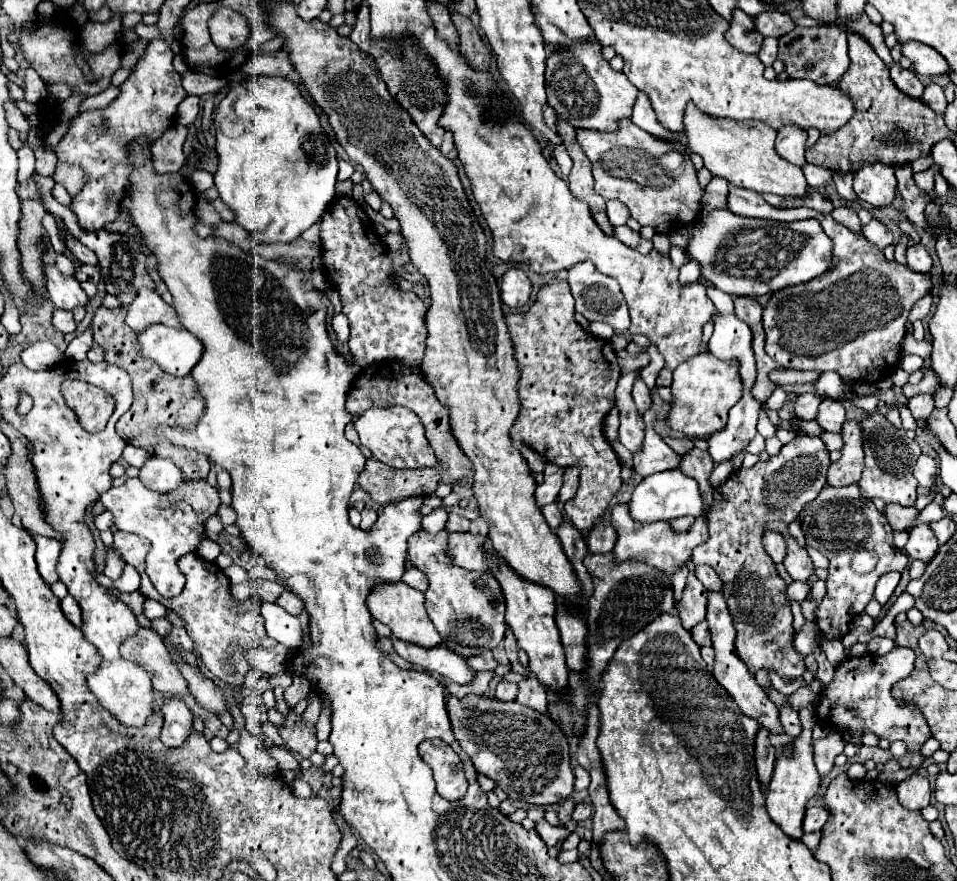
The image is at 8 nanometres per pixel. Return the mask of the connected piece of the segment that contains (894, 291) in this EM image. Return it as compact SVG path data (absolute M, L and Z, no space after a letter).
M732 185L728 193L728 211L774 221L800 221L814 217L834 241L834 265L828 273L814 277L804 285L780 289L780 293L774 293L768 299L762 317L766 353L786 369L836 371L842 379L852 383L878 383L880 379L890 377L902 357L900 343L906 335L908 313L918 299L932 291L932 275L914 273L906 265L888 261L864 235L848 231L830 215L822 215L814 209L778 209L766 203L760 193Z

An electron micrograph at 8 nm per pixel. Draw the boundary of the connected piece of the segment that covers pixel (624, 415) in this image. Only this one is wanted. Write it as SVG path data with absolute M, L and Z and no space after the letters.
M638 371L620 377L616 387L616 409L620 411L620 441L626 449L636 453L644 439L644 421L636 411L632 399L632 385L636 383Z

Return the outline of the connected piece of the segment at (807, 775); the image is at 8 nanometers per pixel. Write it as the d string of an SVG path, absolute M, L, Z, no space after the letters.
M800 709L800 721L802 721L802 733L792 741L790 749L784 749L778 753L774 775L766 795L766 809L770 819L792 839L802 837L802 819L804 819L806 803L816 795L820 787L820 775L814 767L814 747L812 747L812 729L818 723L816 711Z

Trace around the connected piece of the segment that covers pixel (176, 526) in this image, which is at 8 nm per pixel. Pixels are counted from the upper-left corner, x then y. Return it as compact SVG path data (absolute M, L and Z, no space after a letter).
M128 479L122 487L110 487L102 493L100 501L112 513L118 529L136 533L150 541L146 573L156 591L164 597L178 595L184 589L184 575L180 573L176 561L196 549L196 539L204 529L204 521L218 511L218 489L210 487L206 481L184 481L180 489L172 493L156 493L146 489L138 479Z

